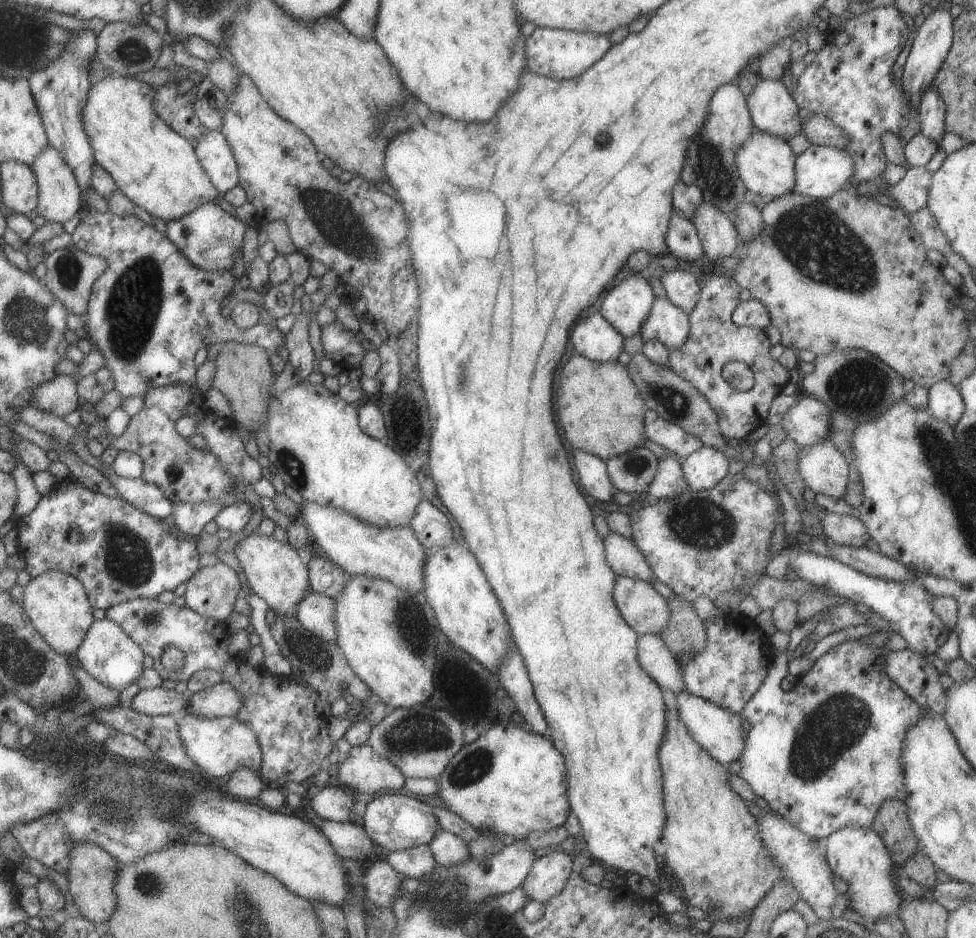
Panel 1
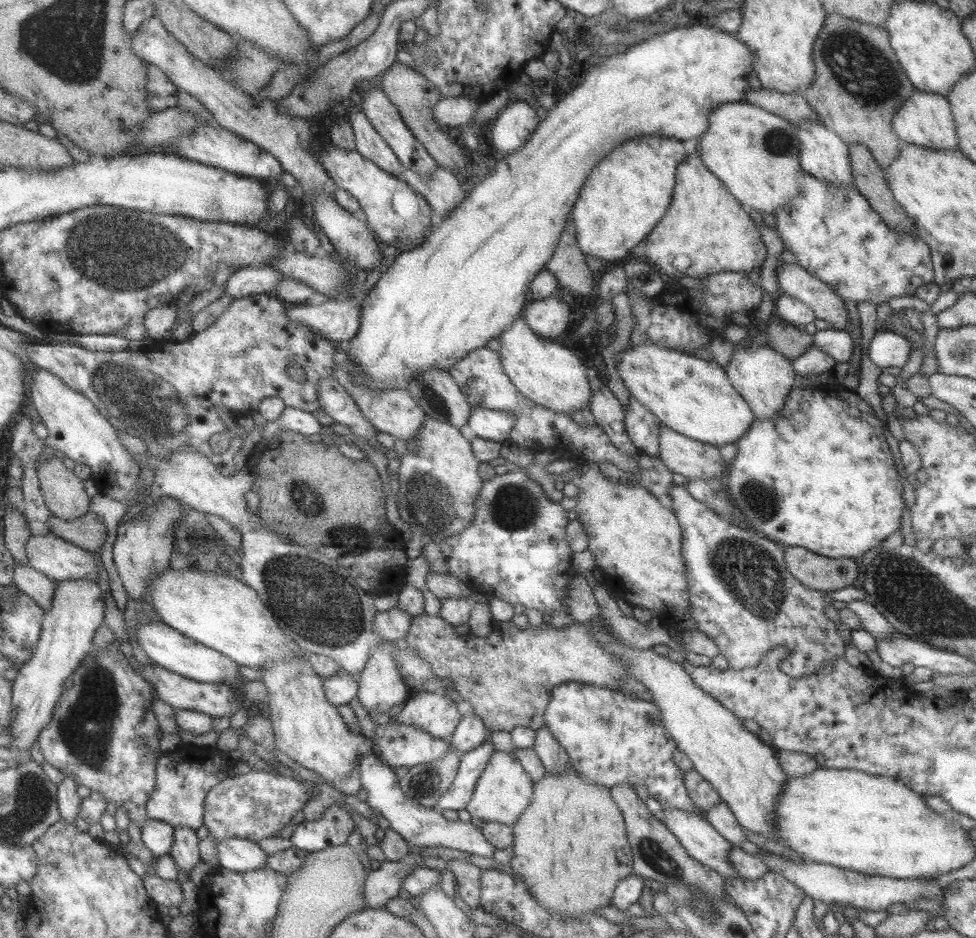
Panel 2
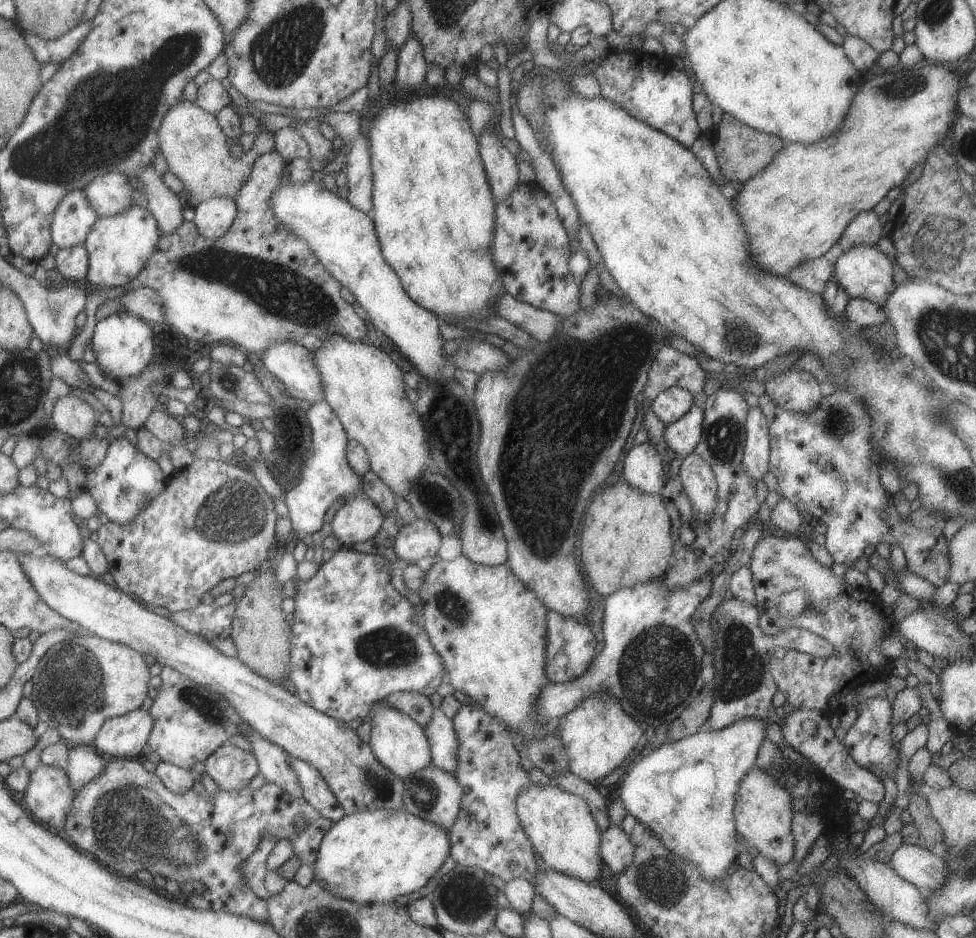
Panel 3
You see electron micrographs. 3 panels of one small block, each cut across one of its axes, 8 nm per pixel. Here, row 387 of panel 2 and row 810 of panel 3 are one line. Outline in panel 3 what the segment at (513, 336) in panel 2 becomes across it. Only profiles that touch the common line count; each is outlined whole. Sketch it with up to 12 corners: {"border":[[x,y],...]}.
{"border":[[529,783],[514,812],[548,868],[589,885],[601,830],[580,797]]}

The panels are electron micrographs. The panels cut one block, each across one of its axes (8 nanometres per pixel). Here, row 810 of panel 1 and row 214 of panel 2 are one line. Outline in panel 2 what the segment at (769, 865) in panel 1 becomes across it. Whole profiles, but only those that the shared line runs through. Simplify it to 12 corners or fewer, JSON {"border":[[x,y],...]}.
{"border":[[695,150],[644,239],[665,278],[760,270],[747,209]]}

